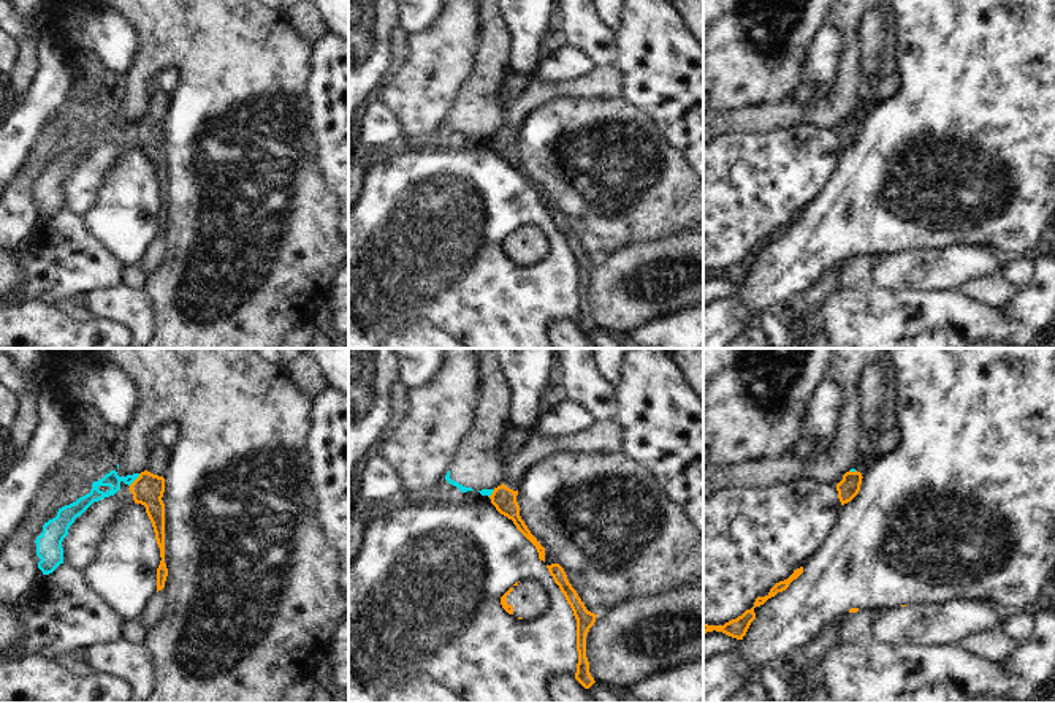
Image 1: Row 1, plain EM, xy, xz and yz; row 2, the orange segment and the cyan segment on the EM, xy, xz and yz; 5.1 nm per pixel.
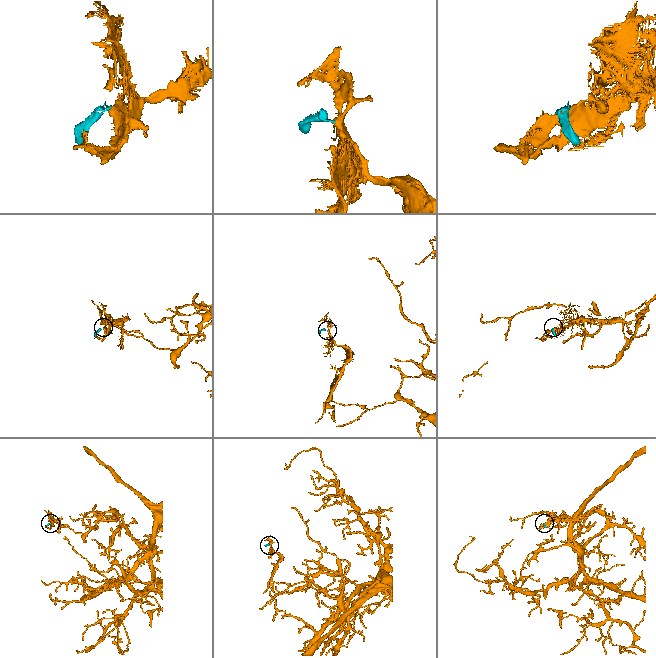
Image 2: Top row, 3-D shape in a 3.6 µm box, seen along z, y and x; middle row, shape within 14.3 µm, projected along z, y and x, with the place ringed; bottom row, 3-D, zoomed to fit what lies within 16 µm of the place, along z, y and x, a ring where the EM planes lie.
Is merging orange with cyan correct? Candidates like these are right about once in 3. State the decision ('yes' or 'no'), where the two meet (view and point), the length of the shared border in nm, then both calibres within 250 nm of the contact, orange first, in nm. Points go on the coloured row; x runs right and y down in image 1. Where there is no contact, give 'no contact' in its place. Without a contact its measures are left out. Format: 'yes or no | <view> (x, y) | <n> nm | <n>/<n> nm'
no | xy (135, 480) | 90 nm | 160/80 nm

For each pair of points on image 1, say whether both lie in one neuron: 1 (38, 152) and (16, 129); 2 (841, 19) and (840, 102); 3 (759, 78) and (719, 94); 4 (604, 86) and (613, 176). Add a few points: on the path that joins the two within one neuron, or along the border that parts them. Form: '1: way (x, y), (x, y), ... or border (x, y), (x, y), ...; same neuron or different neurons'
1: border (45, 124), (16, 176); different neurons
2: way (849, 40), (848, 81); same neuron
3: way (750, 78), (735, 78), (729, 84); same neuron
4: border (620, 95), (569, 98); different neurons

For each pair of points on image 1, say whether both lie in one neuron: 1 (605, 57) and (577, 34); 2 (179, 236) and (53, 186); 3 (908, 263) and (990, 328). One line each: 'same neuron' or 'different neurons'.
1: same neuron
2: same neuron
3: different neurons

